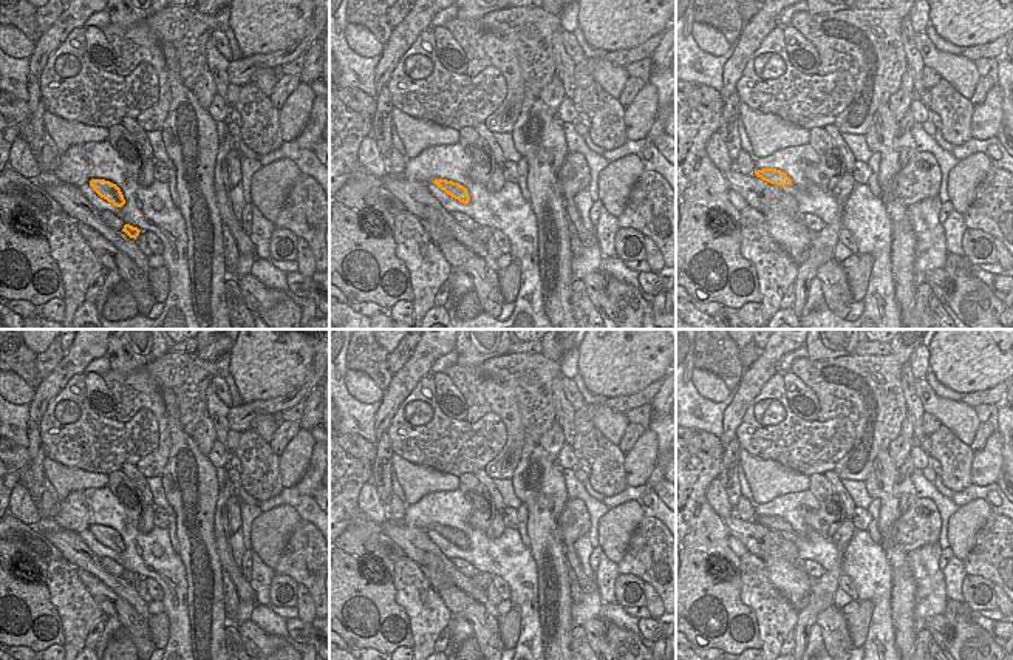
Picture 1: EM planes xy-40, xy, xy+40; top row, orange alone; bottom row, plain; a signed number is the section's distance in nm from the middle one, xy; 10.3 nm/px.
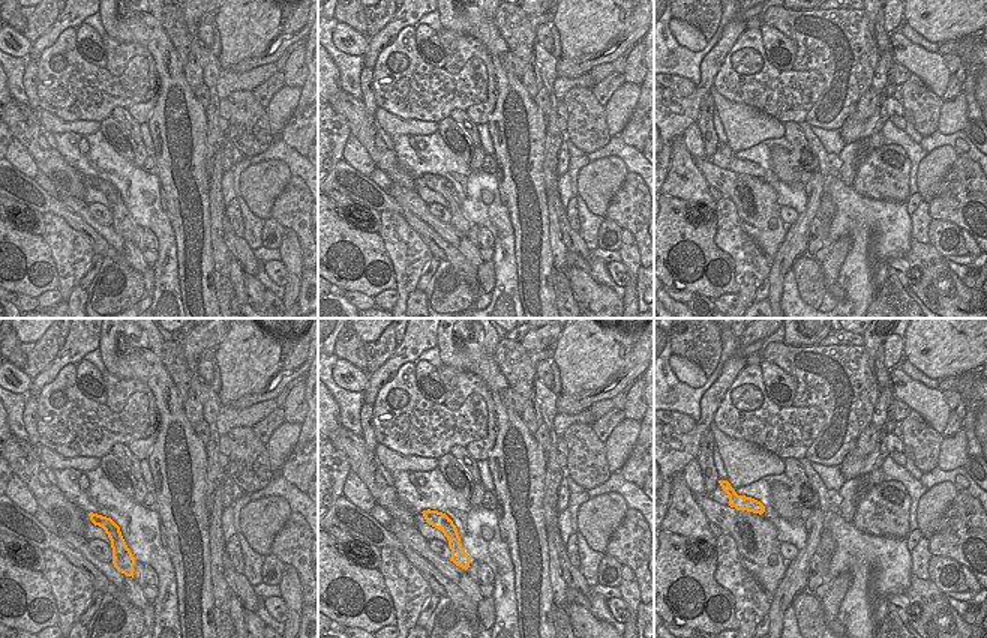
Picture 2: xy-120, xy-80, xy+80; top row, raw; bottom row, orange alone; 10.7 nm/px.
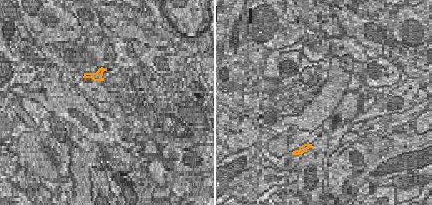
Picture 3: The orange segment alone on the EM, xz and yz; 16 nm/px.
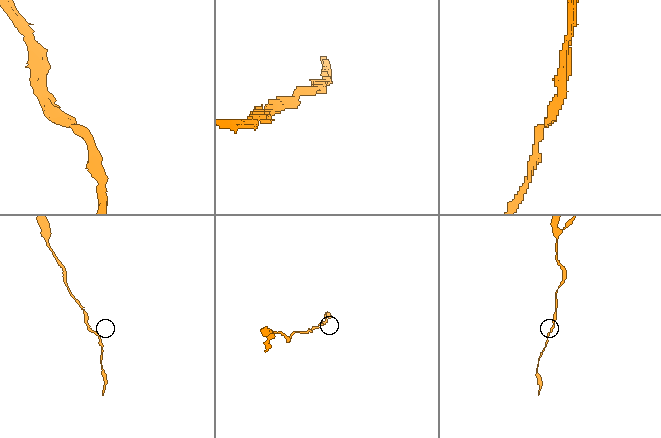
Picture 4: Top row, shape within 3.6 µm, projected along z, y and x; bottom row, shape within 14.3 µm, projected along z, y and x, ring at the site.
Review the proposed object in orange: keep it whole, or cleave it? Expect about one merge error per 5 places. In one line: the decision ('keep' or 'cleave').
keep

